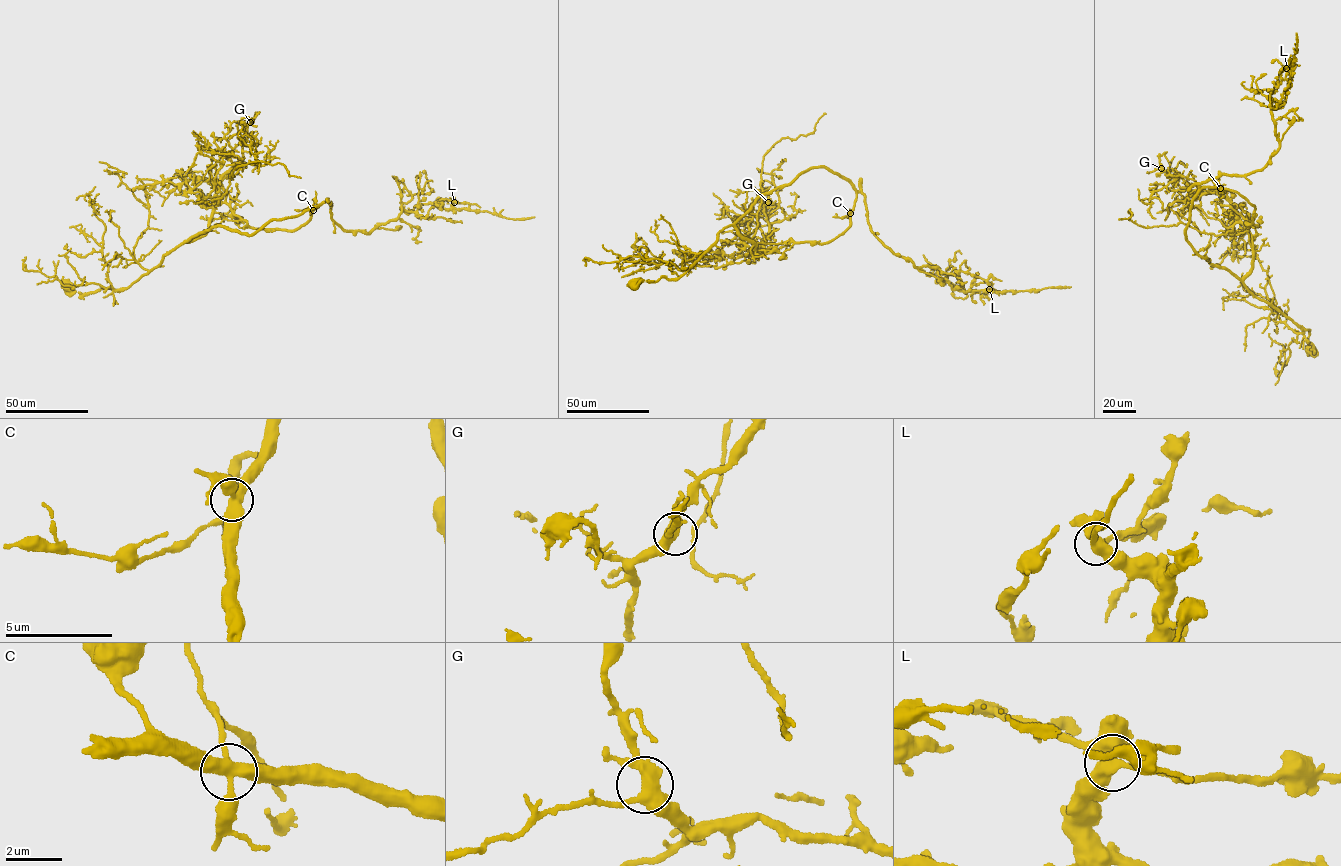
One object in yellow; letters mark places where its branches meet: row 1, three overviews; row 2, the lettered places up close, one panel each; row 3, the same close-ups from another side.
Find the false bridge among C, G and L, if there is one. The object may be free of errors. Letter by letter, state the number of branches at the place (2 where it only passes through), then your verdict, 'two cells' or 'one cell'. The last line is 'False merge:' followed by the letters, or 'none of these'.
C: 4 branches meet; two cells
G: 4 branches meet; one cell
L: 4 branches meet; one cell
False merge: C

